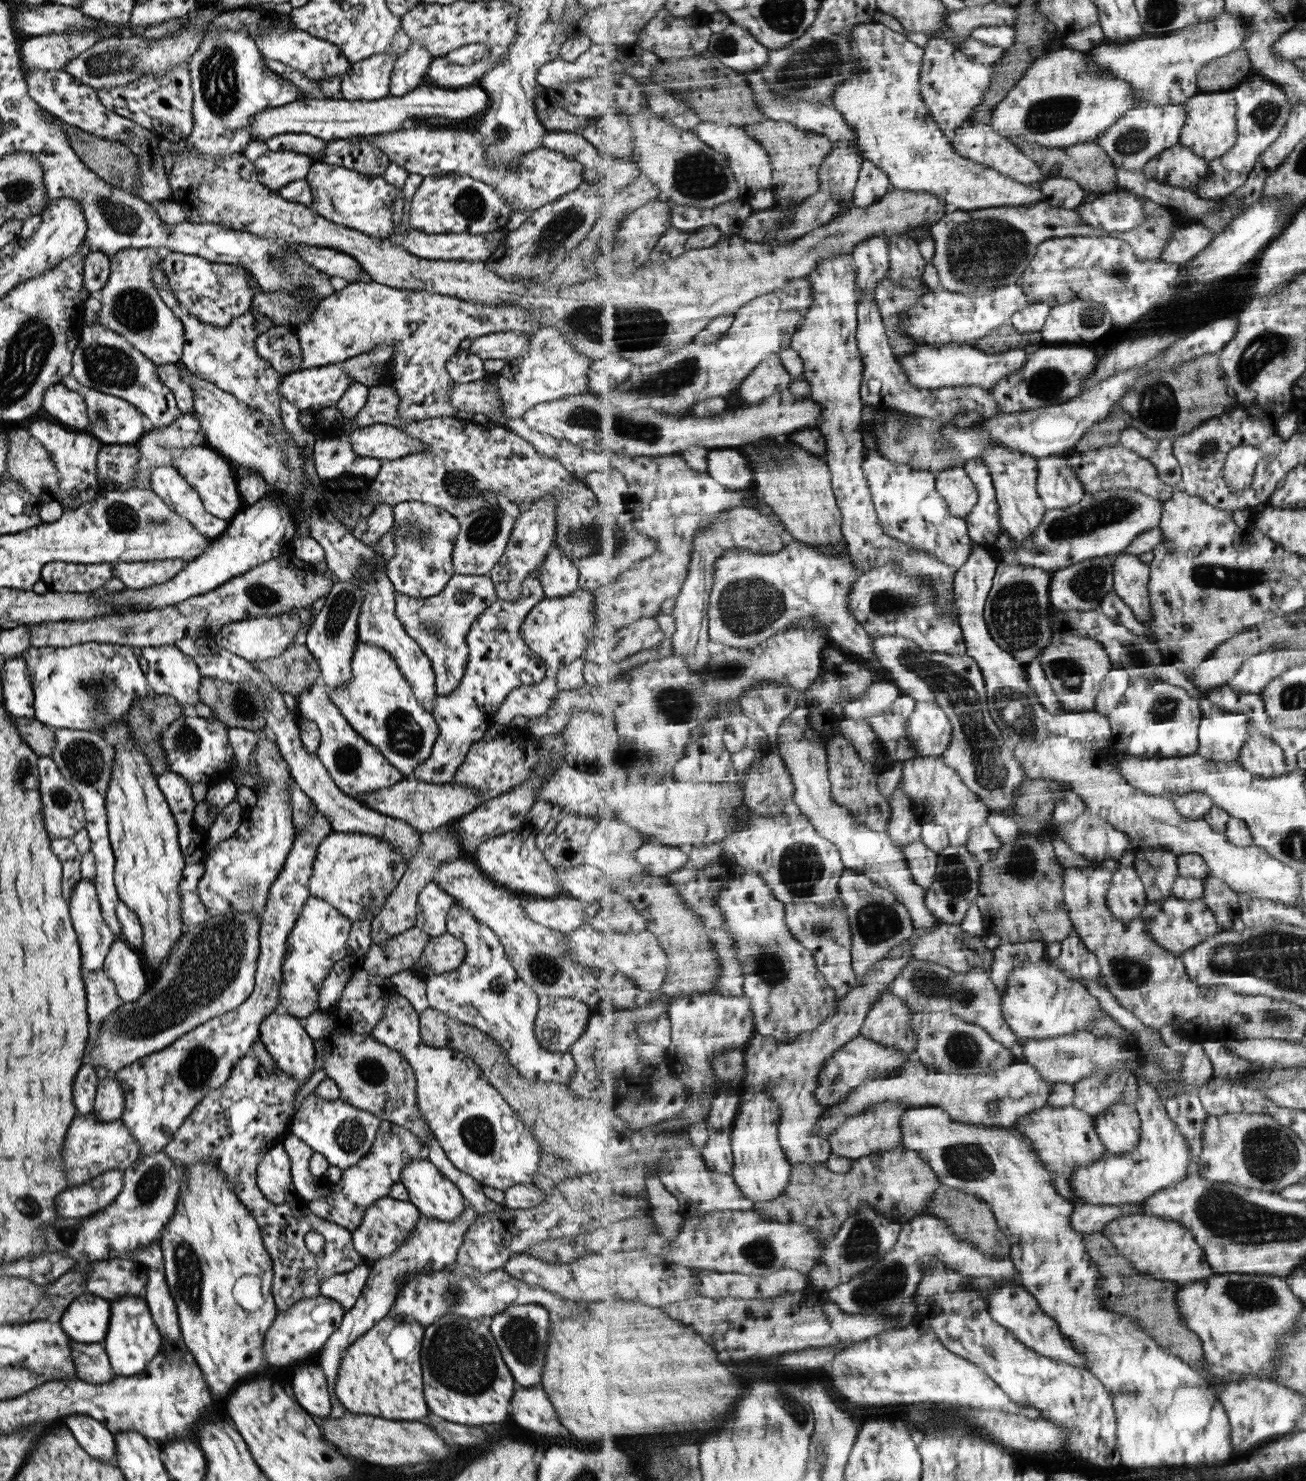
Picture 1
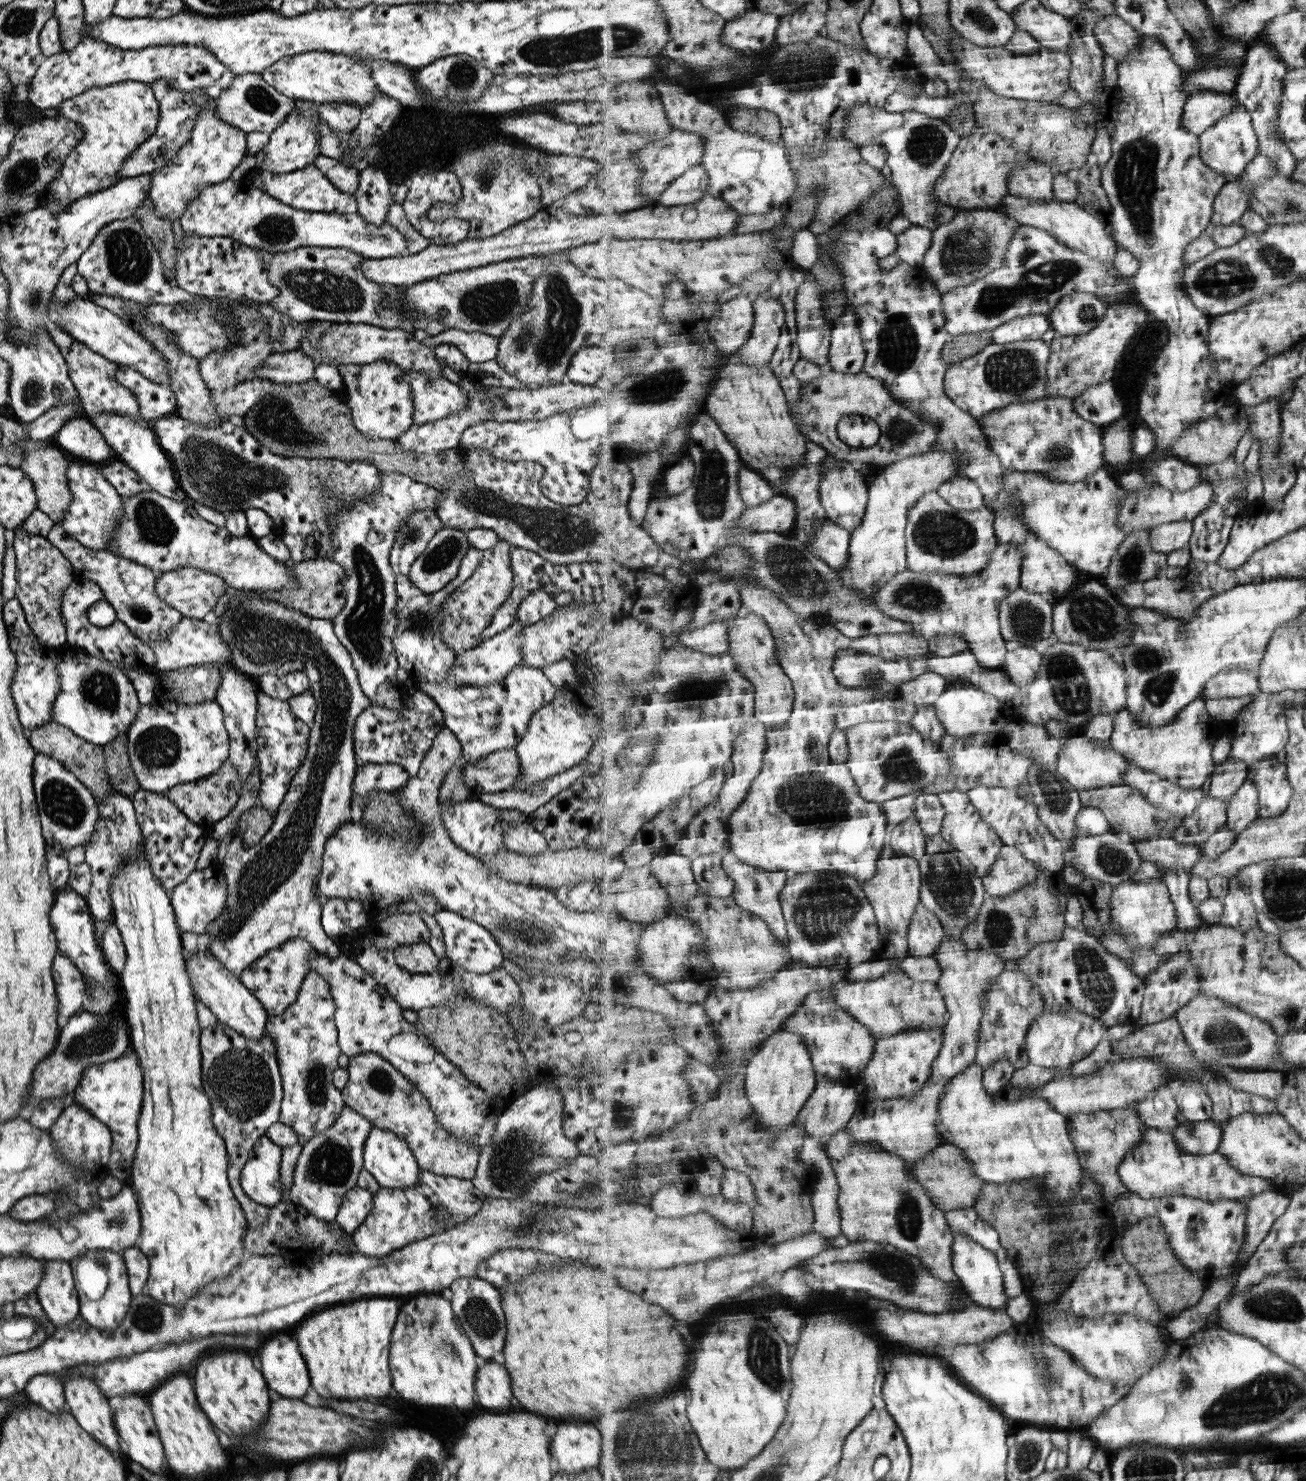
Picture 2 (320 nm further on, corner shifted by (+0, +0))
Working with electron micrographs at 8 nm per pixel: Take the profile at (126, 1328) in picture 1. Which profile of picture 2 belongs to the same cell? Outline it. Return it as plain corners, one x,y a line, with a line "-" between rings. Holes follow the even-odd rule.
86,1250
83,1256
68,1260
68,1263
76,1290
78,1316
96,1329
116,1329
127,1312
132,1295
122,1255
108,1250

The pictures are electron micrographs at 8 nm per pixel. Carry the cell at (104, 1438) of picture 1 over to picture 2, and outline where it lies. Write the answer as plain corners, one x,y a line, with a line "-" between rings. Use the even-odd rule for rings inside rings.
45,1373
29,1378
23,1385
22,1392
28,1400
50,1413
68,1412
65,1404
62,1382
56,1374

